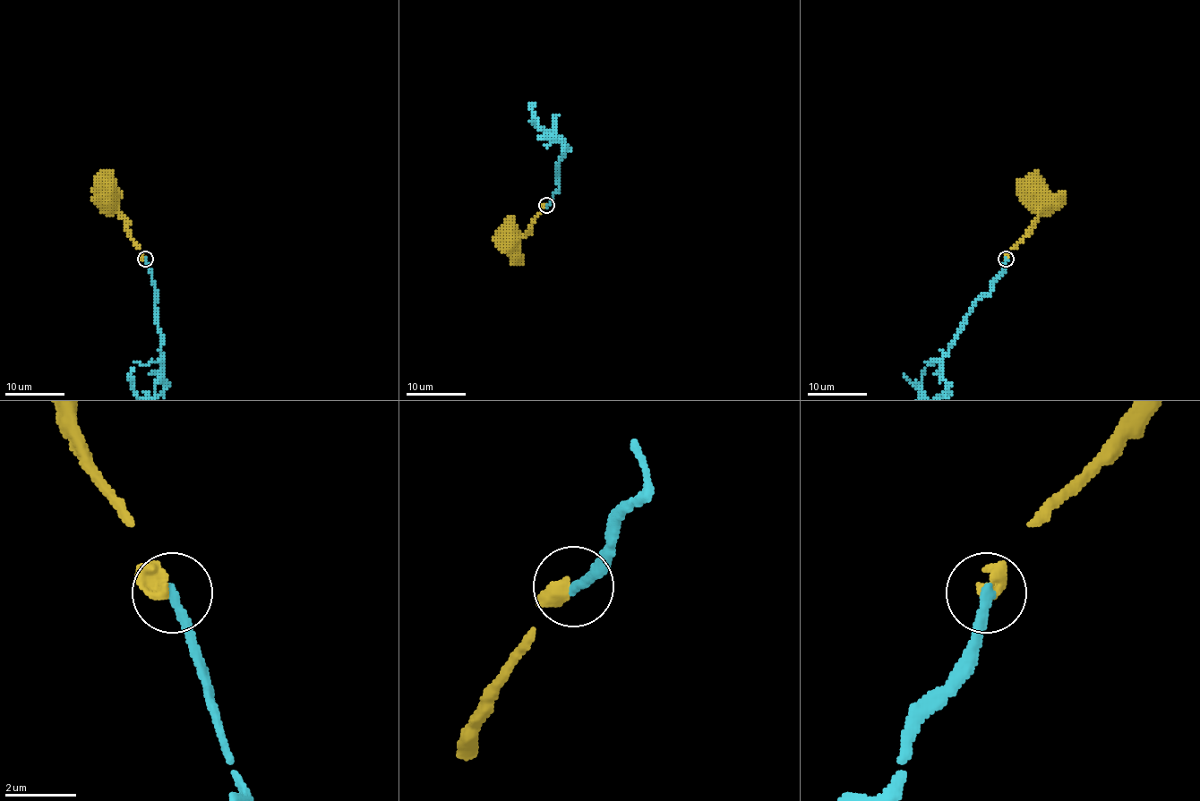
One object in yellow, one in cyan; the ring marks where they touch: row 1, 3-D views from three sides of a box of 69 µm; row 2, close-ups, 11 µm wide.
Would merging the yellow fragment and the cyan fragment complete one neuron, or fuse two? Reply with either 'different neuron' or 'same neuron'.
same neuron

